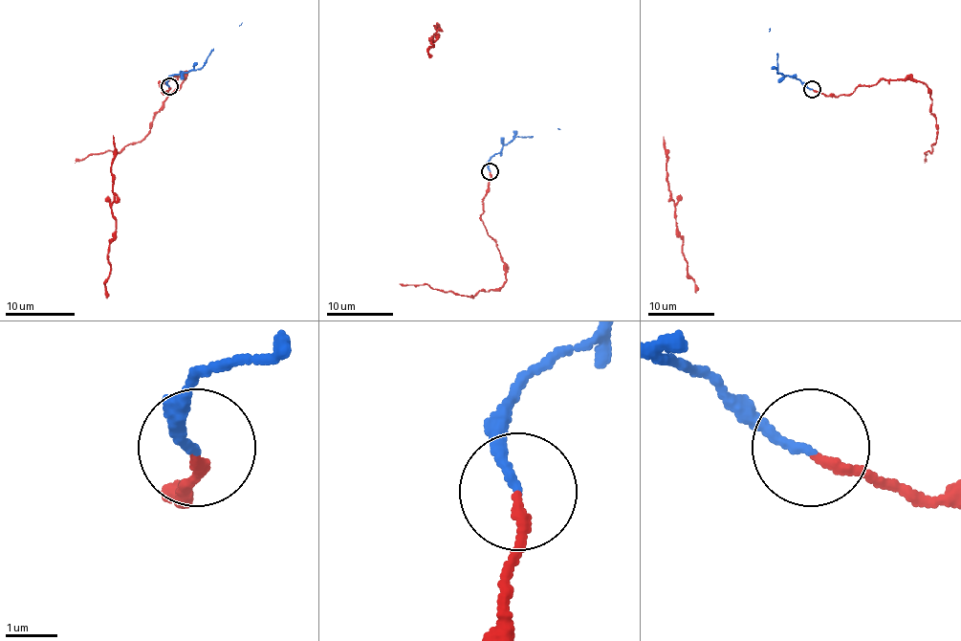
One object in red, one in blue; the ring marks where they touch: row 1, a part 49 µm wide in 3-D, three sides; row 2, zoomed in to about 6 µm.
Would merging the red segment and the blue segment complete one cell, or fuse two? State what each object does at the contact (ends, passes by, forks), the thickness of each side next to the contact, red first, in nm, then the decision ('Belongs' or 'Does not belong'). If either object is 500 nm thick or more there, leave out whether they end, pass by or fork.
At the ring red ends. At the ring blue ends. Thickness 170 nm (red) against 180 nm. Belongs

